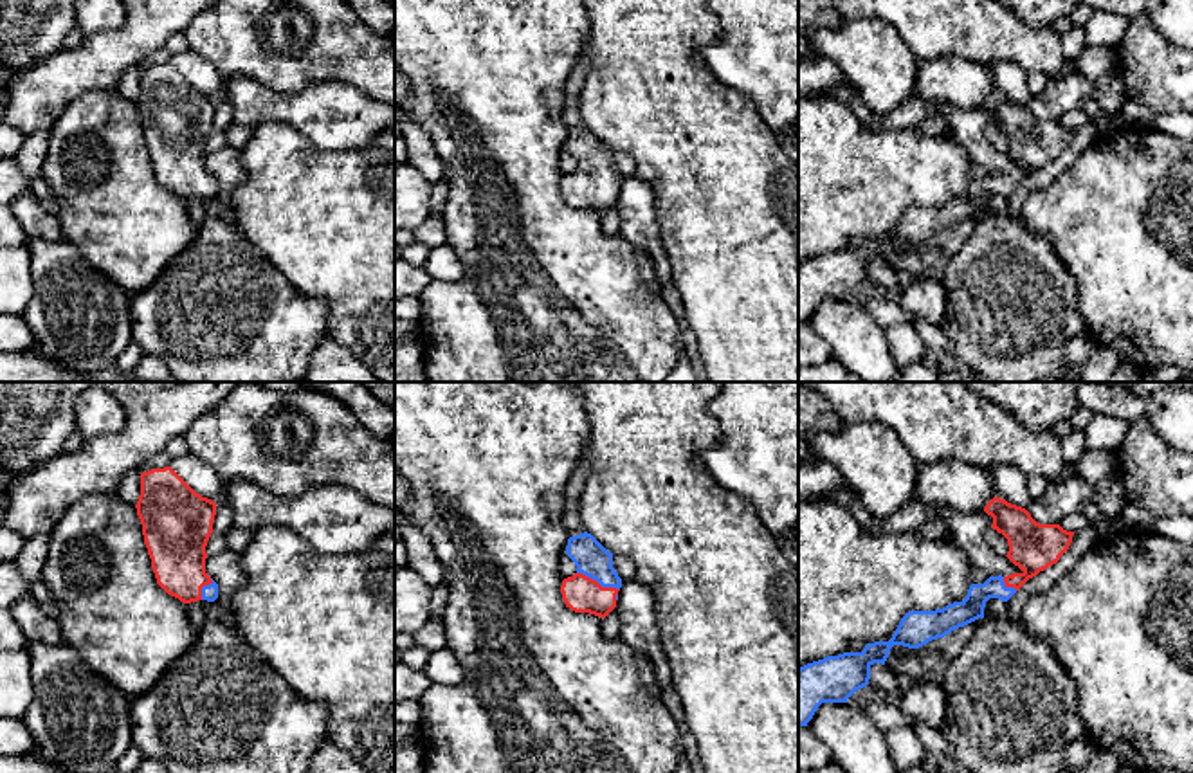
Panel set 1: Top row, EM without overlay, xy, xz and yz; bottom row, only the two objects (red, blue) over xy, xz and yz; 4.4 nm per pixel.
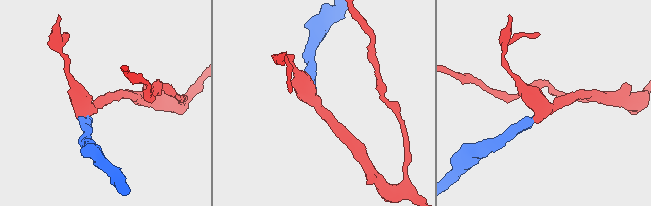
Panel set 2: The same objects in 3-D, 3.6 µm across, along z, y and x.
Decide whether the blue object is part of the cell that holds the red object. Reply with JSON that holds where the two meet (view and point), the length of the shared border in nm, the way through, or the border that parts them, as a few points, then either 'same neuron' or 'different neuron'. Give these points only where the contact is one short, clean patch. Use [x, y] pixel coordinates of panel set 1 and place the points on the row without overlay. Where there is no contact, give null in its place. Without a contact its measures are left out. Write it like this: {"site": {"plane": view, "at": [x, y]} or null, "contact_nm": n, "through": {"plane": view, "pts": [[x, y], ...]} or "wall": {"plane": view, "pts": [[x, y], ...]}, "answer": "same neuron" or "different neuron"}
{"site": {"plane": "xz", "at": [597, 179]}, "contact_nm": 200, "through": {"plane": "xz", "pts": [[581, 190], [597, 179], [591, 155]]}, "answer": "same neuron"}

